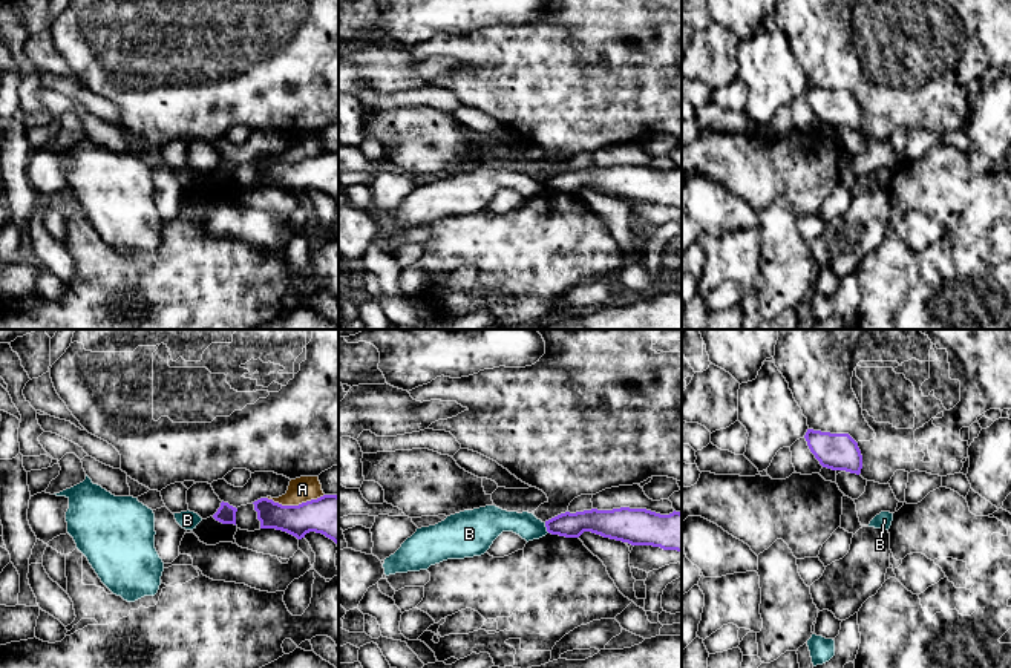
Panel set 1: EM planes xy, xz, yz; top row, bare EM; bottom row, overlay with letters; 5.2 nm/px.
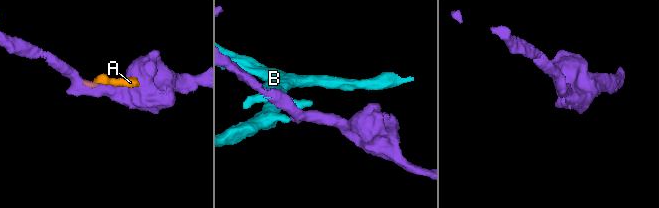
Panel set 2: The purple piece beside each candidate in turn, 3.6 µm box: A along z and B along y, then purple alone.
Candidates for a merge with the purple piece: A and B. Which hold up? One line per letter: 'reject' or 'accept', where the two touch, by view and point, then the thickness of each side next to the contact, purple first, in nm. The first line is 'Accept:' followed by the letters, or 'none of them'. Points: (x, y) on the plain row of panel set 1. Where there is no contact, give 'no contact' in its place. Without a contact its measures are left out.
Accept: none of them
A: reject | xy (294, 163) | 220/130 nm
B: reject | xz (546, 183) | 130/140 nm

